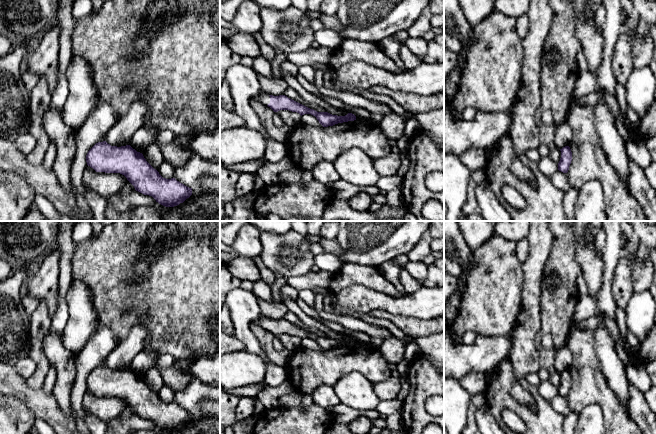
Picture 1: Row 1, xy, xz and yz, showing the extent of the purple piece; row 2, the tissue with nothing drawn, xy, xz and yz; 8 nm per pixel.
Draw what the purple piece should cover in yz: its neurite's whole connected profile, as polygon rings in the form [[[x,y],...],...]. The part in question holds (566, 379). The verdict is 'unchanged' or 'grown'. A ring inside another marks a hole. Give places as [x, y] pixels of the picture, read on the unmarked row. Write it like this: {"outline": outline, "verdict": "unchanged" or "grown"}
{"outline": [[[569,370],[563,371],[562,373],[560,373],[560,375],[561,375],[561,382],[558,387],[558,394],[563,397],[567,397],[572,385],[572,376]]], "verdict": "unchanged"}

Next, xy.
{"outline": [[[106,365],[98,366],[88,375],[86,386],[96,396],[124,399],[136,415],[152,420],[165,431],[177,430],[192,419],[192,412],[175,402],[163,402],[143,378],[130,369],[117,371]]], "verdict": "unchanged"}

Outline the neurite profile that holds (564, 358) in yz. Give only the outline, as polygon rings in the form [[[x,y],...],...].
[[[567,345],[562,346],[556,351],[555,371],[562,373],[565,370],[569,370],[573,362],[572,353]]]

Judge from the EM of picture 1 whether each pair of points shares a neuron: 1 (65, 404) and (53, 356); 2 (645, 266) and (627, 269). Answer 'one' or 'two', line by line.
1: one
2: two

